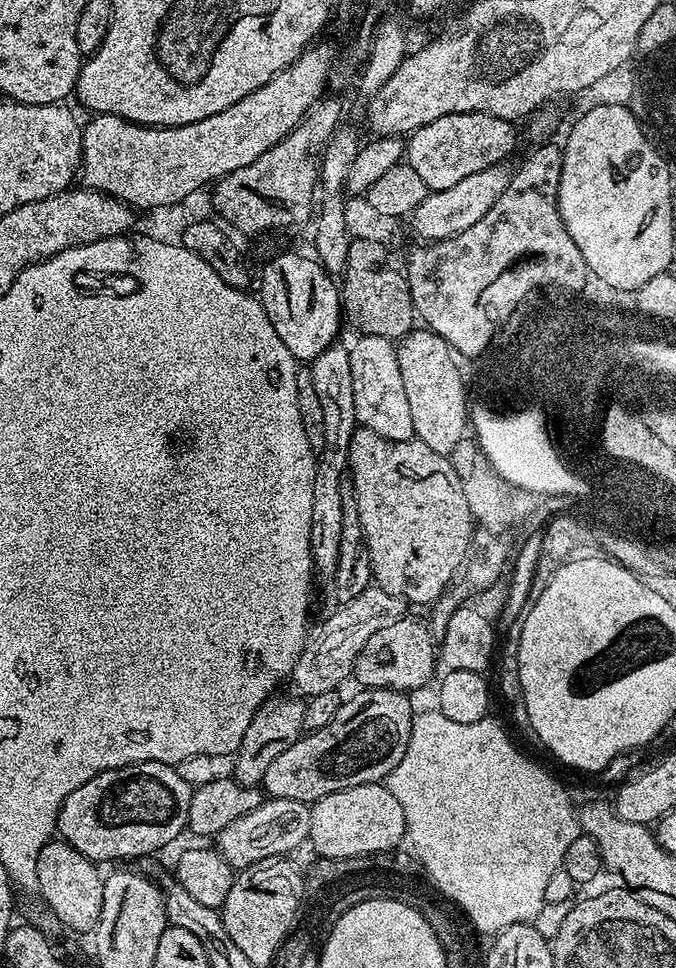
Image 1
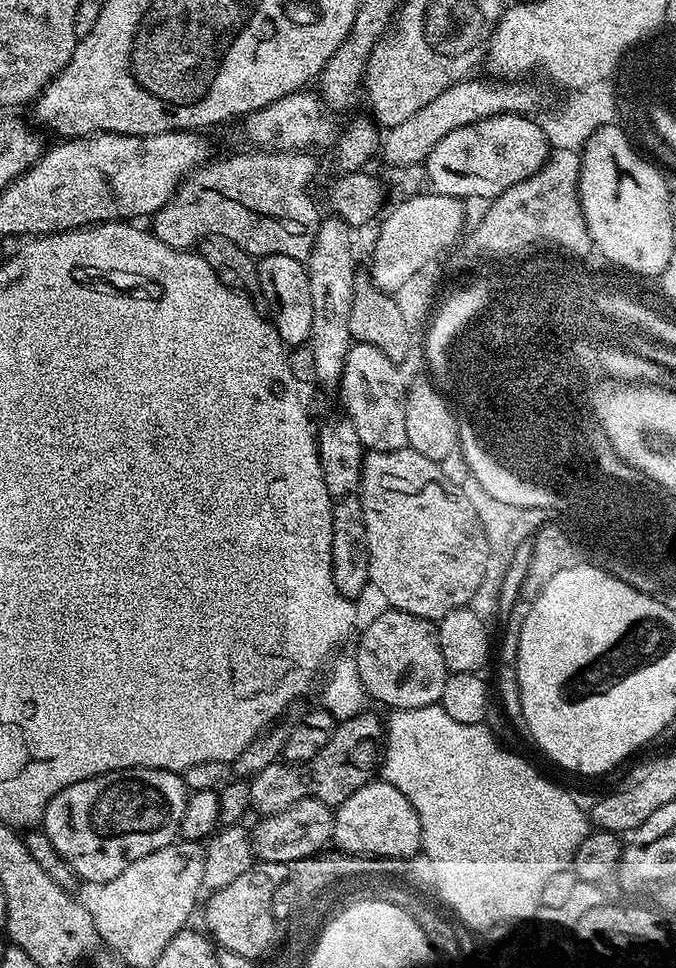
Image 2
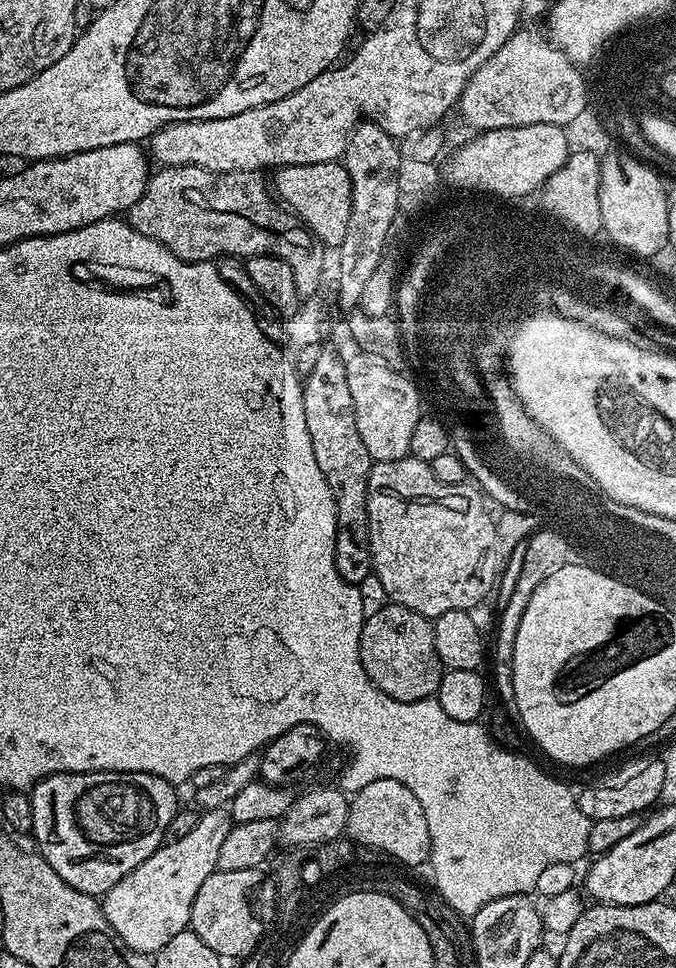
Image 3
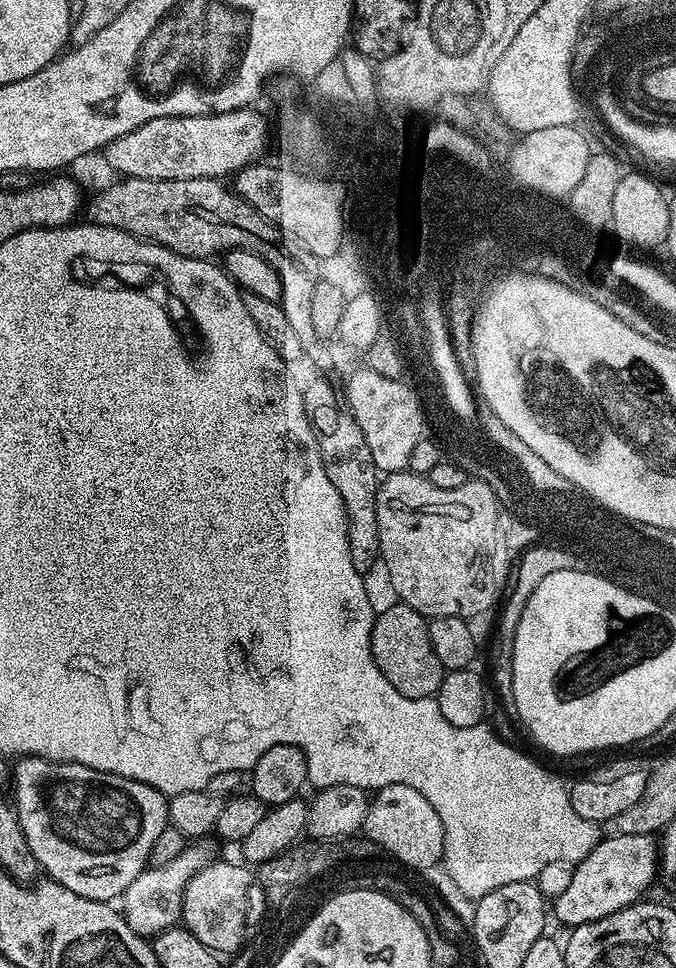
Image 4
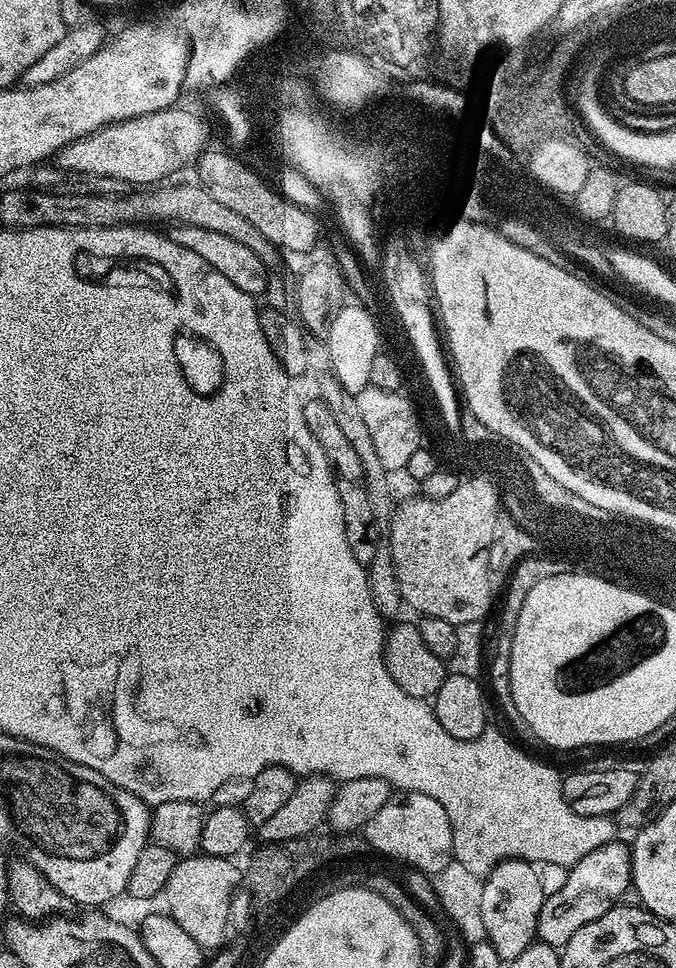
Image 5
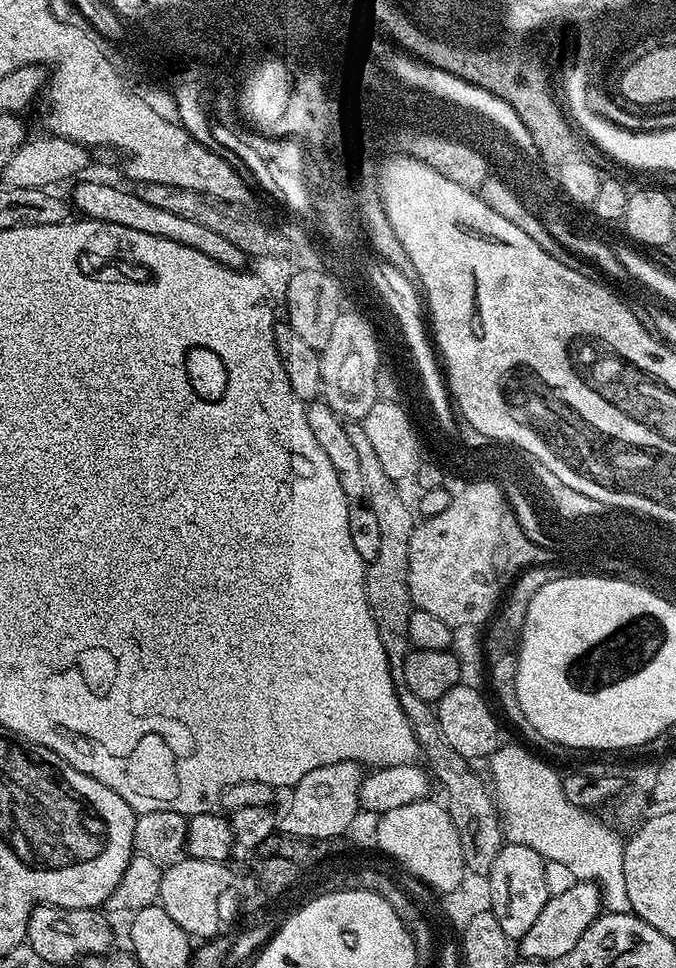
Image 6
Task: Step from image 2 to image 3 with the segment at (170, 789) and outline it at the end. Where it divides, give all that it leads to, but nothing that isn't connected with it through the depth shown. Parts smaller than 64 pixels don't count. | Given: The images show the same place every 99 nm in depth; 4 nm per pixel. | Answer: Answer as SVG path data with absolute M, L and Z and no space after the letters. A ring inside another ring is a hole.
M63 772L47 776L30 789L35 847L62 882L87 896L103 897L165 843L170 818L178 810L176 792L170 782L145 772Z

